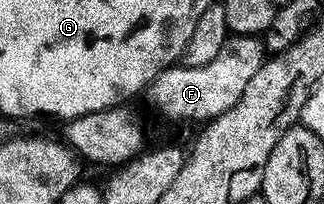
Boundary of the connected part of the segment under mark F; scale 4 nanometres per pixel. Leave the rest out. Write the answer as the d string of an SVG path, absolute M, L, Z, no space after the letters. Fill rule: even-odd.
M231 36L224 52L208 64L208 68L171 68L155 78L148 87L154 106L170 122L202 122L209 124L224 116L244 96L244 88L252 84L256 72L268 61L266 43L261 37Z

